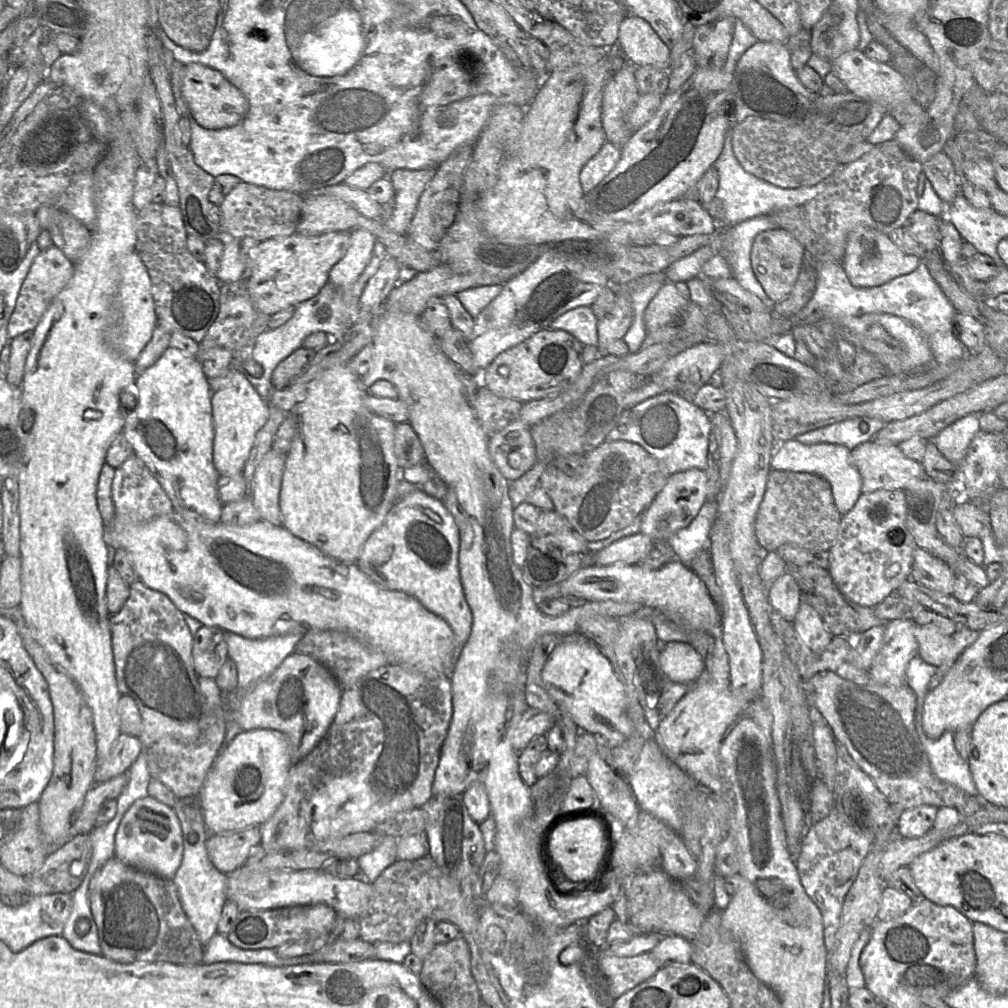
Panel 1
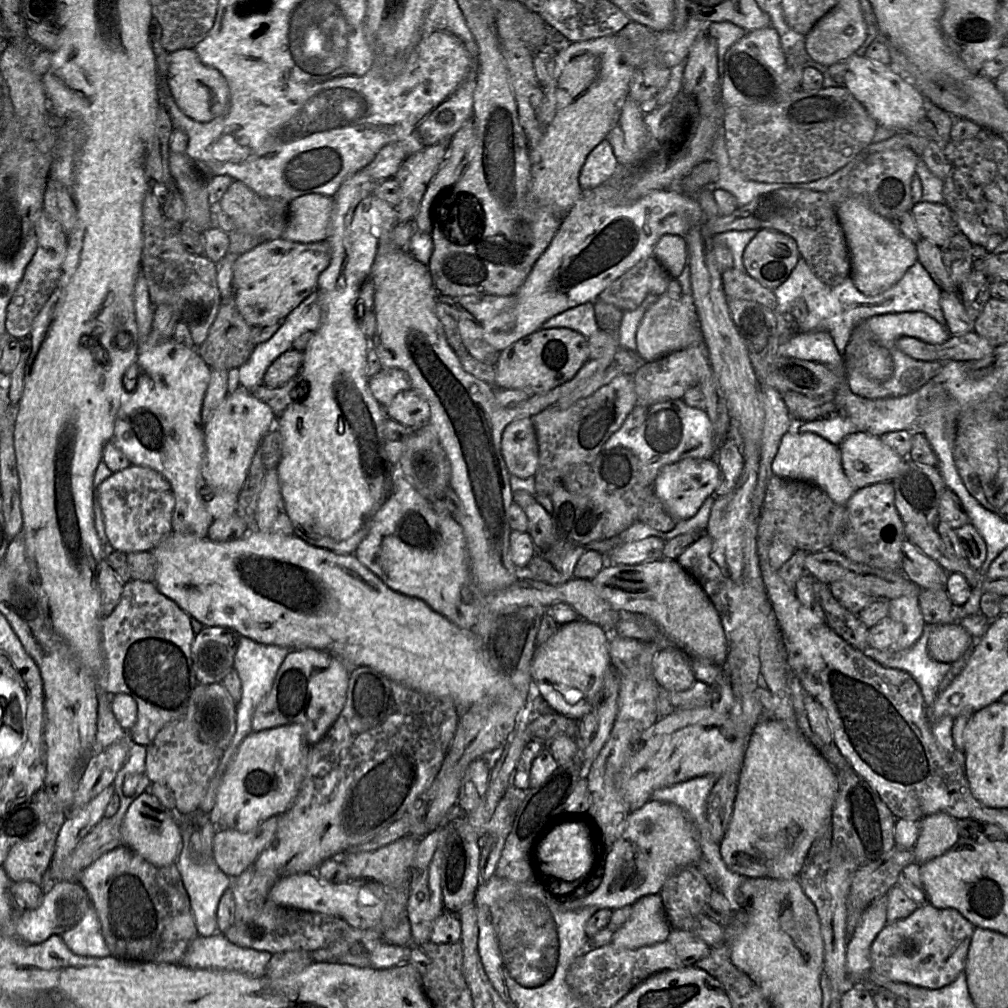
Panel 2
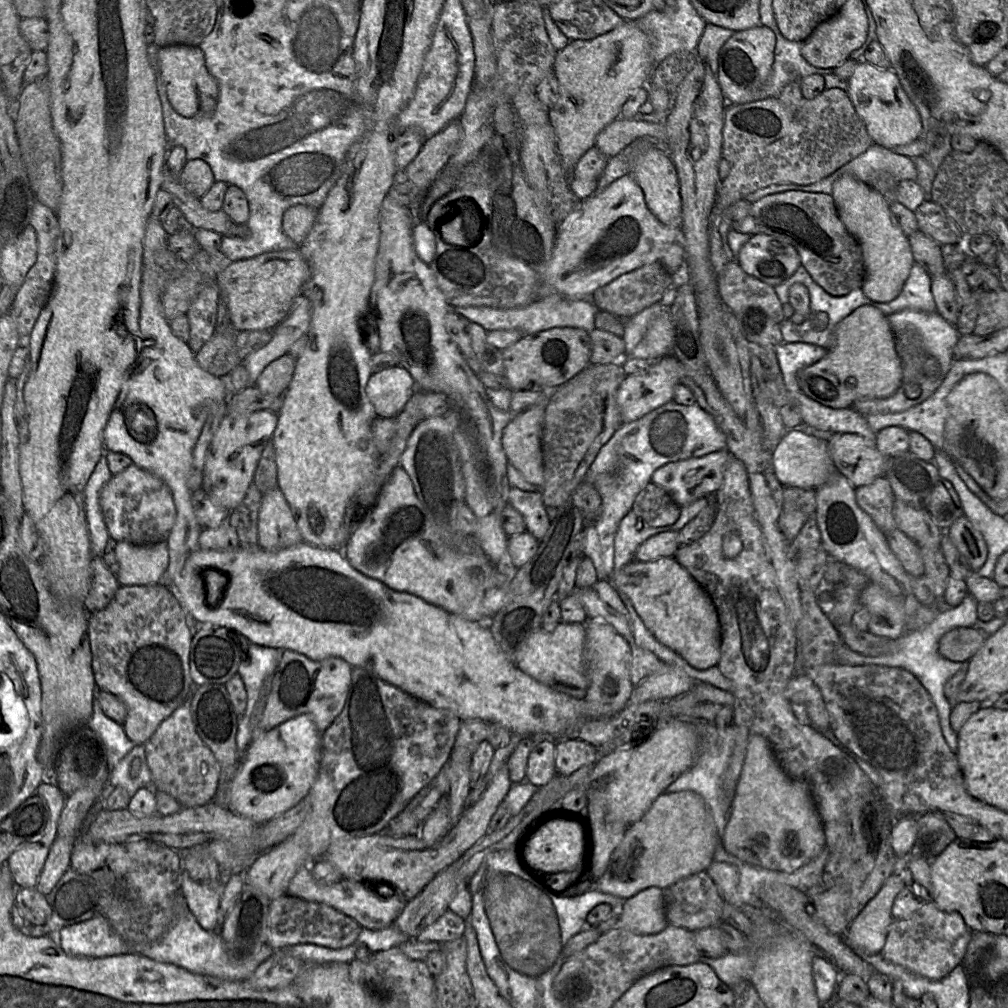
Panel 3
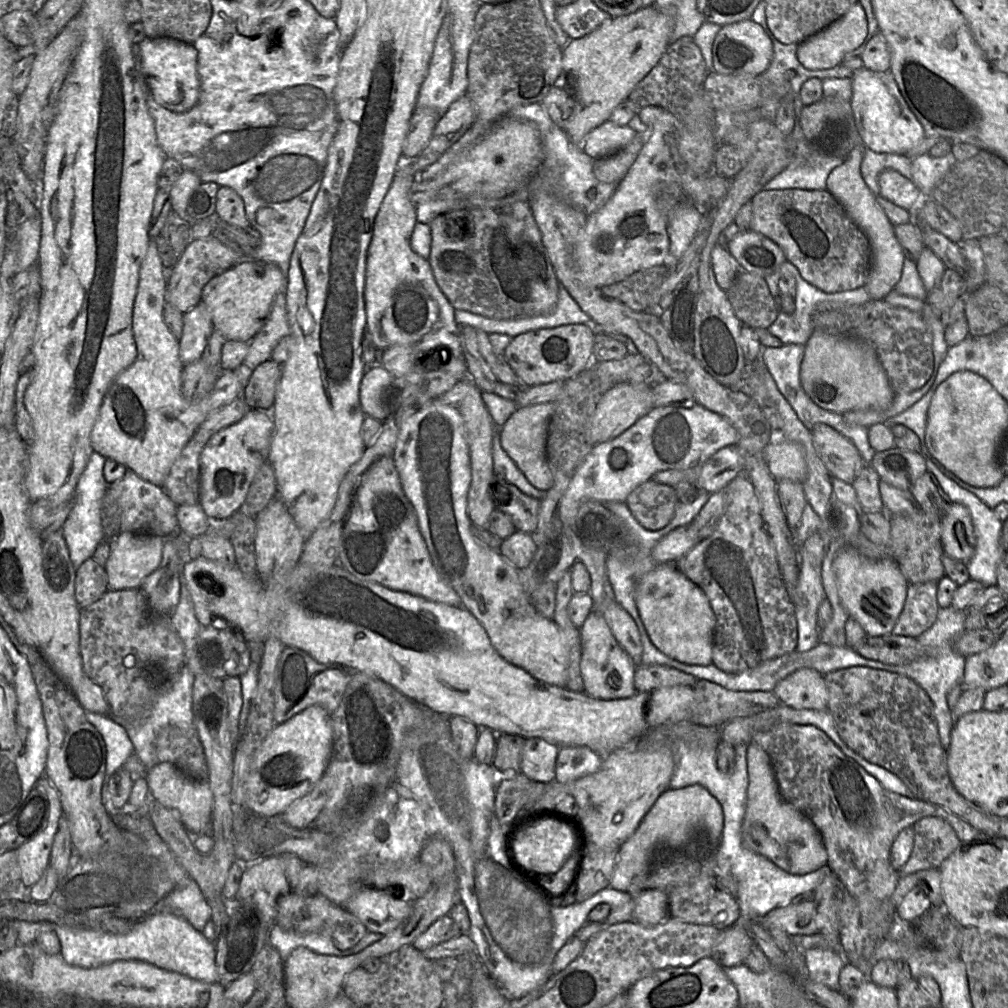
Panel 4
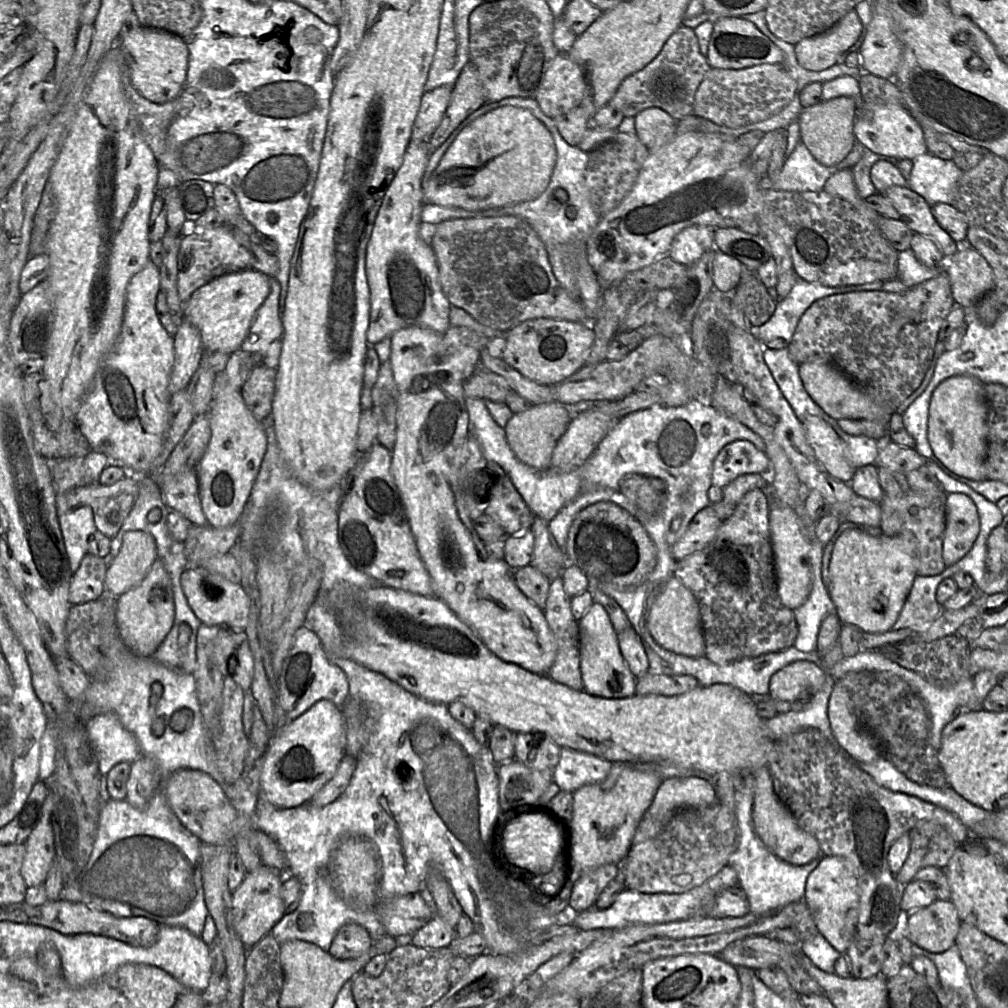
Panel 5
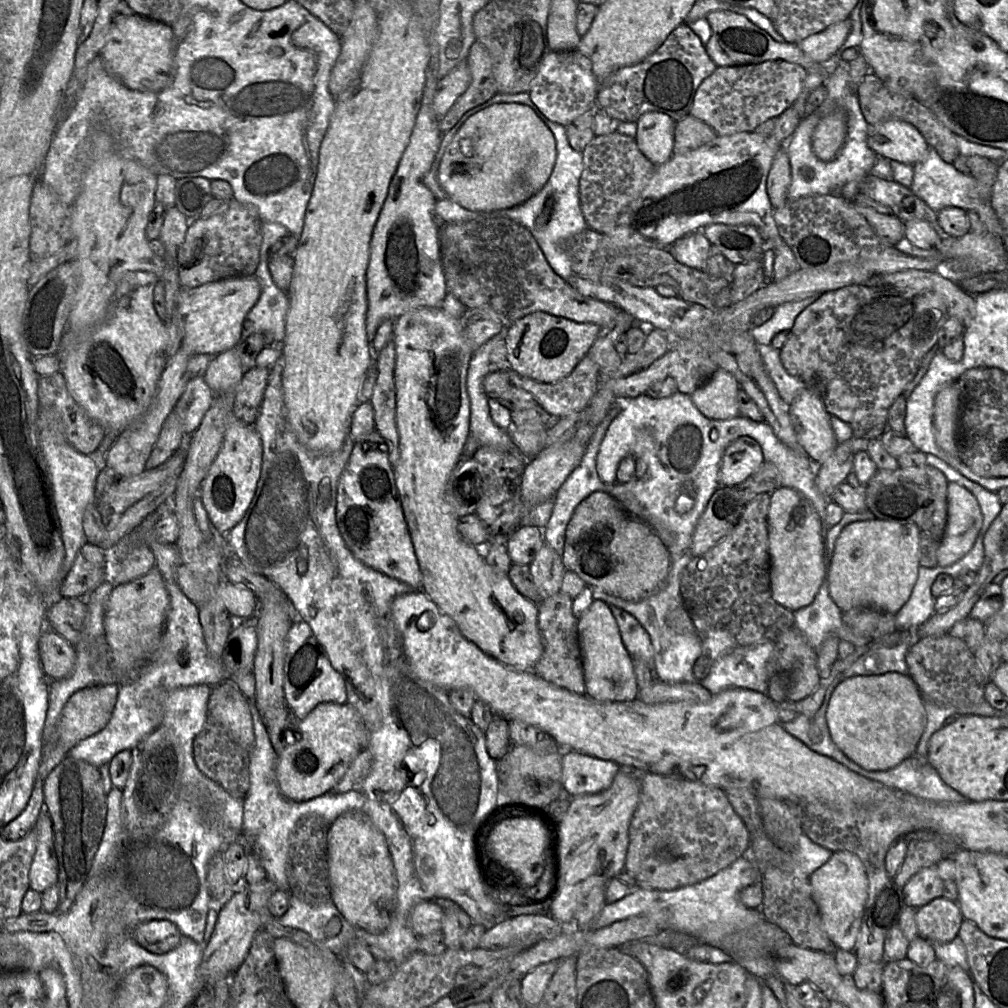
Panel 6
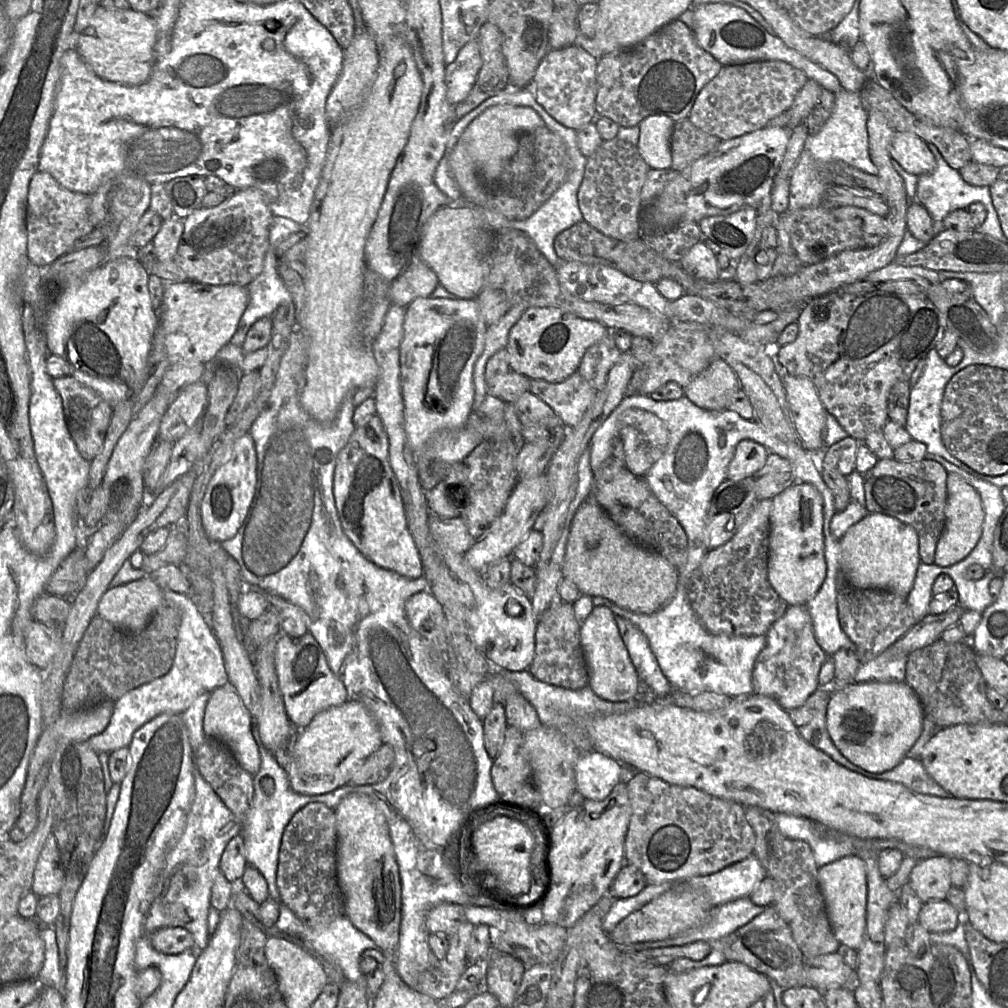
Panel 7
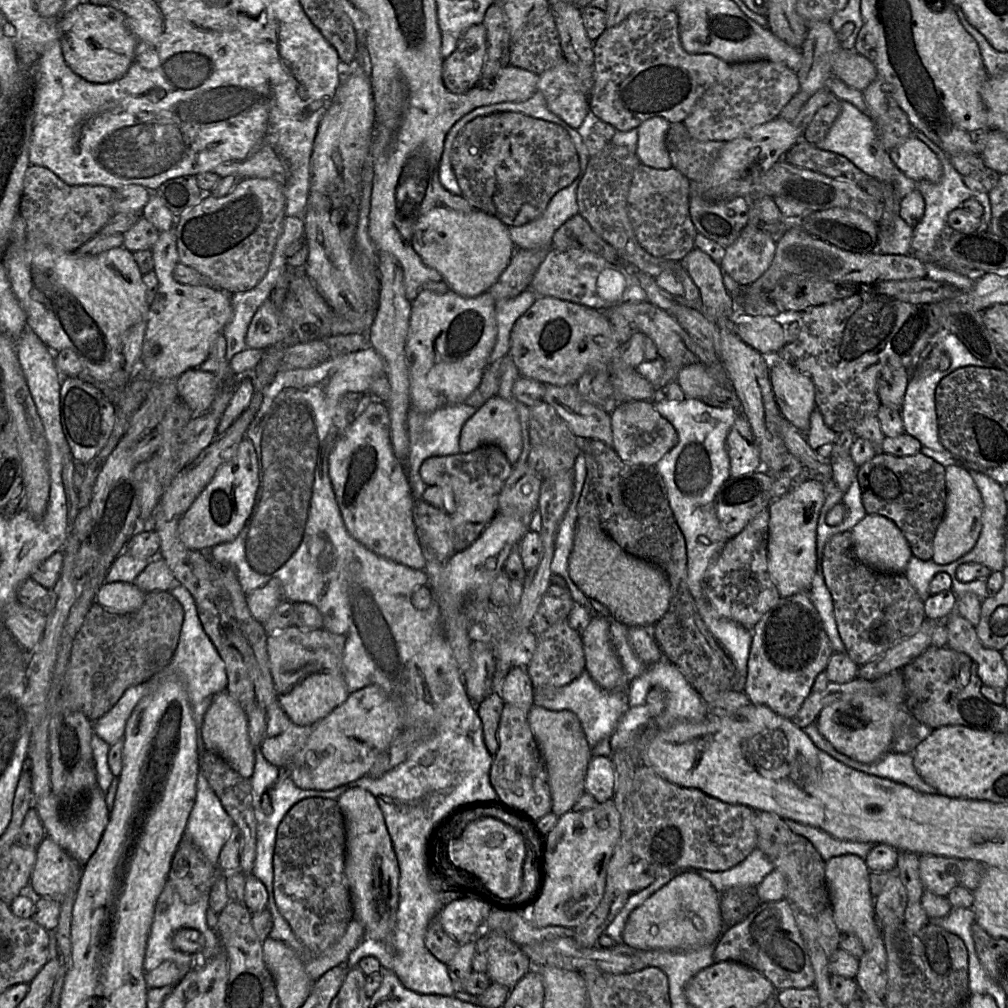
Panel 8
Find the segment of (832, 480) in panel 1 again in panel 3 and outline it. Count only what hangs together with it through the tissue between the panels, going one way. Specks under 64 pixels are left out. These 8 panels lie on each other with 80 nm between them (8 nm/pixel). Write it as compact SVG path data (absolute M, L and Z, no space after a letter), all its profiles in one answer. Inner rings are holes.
M801 429L788 430L772 452L774 475L782 486L816 490L838 473L830 456L827 441L805 434Z

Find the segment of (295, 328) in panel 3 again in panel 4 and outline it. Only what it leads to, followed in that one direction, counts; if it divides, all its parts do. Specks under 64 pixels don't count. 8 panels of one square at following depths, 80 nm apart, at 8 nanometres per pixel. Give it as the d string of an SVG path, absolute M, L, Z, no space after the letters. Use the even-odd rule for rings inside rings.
M285 287L275 296L264 325L250 340L249 351L243 362L253 371L261 363L271 360L273 349L289 334Z

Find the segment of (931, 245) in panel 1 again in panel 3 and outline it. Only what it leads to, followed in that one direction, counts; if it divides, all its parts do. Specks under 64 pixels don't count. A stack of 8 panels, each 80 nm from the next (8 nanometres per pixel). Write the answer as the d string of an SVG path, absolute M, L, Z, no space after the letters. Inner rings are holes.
M926 198L916 208L914 214L919 230L939 245L963 244L958 224L931 198Z

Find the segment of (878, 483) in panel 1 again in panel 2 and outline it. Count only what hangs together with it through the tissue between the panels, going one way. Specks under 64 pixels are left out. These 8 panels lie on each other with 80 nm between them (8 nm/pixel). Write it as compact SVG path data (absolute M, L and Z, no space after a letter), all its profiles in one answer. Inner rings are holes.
M866 432L848 435L838 446L844 473L856 490L891 482L905 459L883 443L880 436Z

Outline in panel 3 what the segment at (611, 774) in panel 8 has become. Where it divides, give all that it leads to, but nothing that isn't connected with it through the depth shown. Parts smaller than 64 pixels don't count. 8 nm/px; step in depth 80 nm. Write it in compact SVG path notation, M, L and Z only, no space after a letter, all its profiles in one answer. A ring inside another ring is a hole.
M562 739L555 746L555 770L564 776L594 766L600 757L598 749L579 739Z

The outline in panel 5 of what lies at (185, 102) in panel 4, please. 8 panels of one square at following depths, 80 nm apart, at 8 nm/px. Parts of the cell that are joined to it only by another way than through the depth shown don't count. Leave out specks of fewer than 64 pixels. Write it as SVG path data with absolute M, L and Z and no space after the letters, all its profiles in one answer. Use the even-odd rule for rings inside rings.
M137 26L117 38L117 48L124 59L128 85L134 91L156 103L167 102L179 93L187 64L187 46L180 36Z

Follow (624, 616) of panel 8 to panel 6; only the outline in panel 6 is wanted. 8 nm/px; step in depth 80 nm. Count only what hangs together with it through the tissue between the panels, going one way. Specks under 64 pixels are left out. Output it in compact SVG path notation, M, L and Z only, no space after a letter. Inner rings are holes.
M594 492L575 509L566 529L565 545L562 554L564 568L577 574L588 587L600 590L629 602L642 601L665 583L671 557L659 537L644 521L633 517L605 492Z

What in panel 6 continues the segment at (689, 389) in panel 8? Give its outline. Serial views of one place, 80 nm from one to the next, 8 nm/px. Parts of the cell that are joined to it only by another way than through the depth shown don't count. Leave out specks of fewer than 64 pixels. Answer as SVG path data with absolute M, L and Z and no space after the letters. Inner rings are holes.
M717 368L713 375L691 395L697 409L711 419L726 420L741 416L737 396L741 387L728 371Z

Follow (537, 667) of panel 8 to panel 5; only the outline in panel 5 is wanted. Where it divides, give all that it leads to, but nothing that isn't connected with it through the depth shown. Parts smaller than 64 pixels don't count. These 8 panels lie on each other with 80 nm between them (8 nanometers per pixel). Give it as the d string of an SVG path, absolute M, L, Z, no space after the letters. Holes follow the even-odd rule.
M561 575L551 580L543 614L555 637L557 654L546 676L561 685L580 691L584 689L584 686L580 671L579 628L571 611L571 599L565 591Z

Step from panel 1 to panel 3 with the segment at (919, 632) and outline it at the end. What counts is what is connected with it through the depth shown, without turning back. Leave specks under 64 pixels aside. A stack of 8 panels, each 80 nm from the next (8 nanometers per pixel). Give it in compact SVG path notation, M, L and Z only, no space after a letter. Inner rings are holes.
M974 627L955 628L941 637L938 652L950 661L965 662L980 650L986 638L987 635Z

